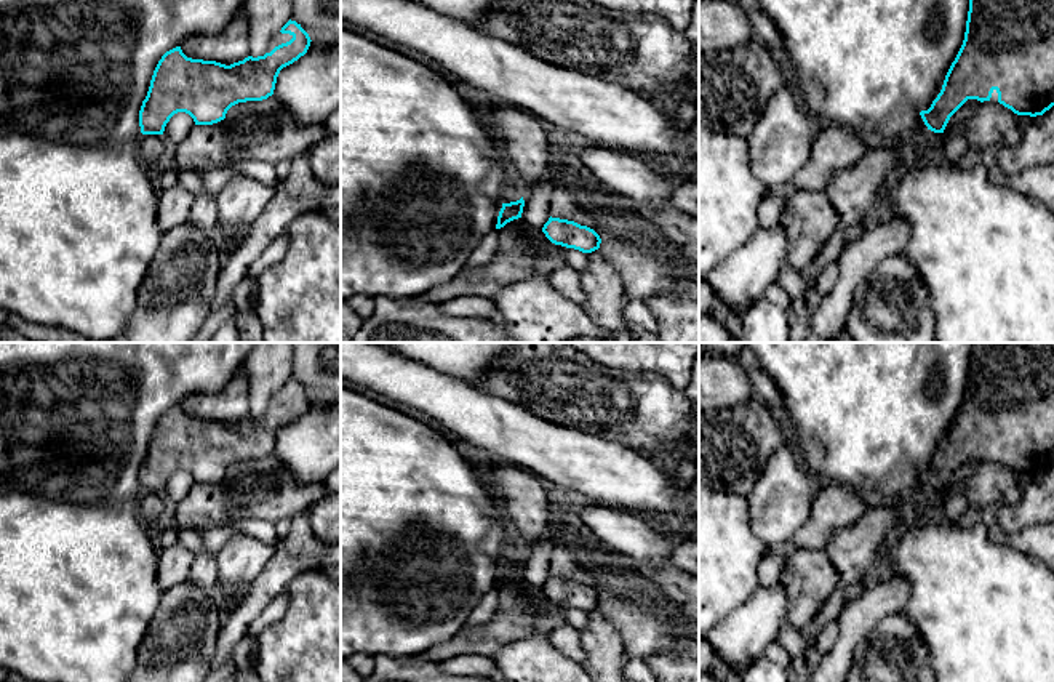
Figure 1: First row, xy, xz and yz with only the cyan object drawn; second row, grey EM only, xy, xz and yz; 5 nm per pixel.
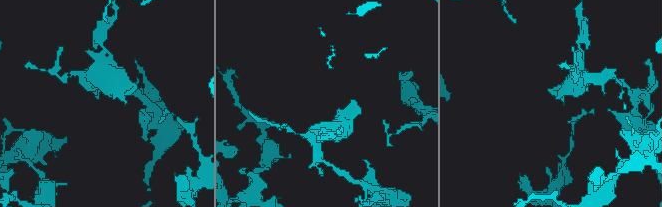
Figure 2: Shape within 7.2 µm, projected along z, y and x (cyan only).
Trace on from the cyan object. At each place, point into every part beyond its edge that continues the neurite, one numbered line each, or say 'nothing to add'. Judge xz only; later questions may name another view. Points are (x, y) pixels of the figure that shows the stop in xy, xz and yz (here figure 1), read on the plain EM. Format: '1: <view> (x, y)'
nothing to add

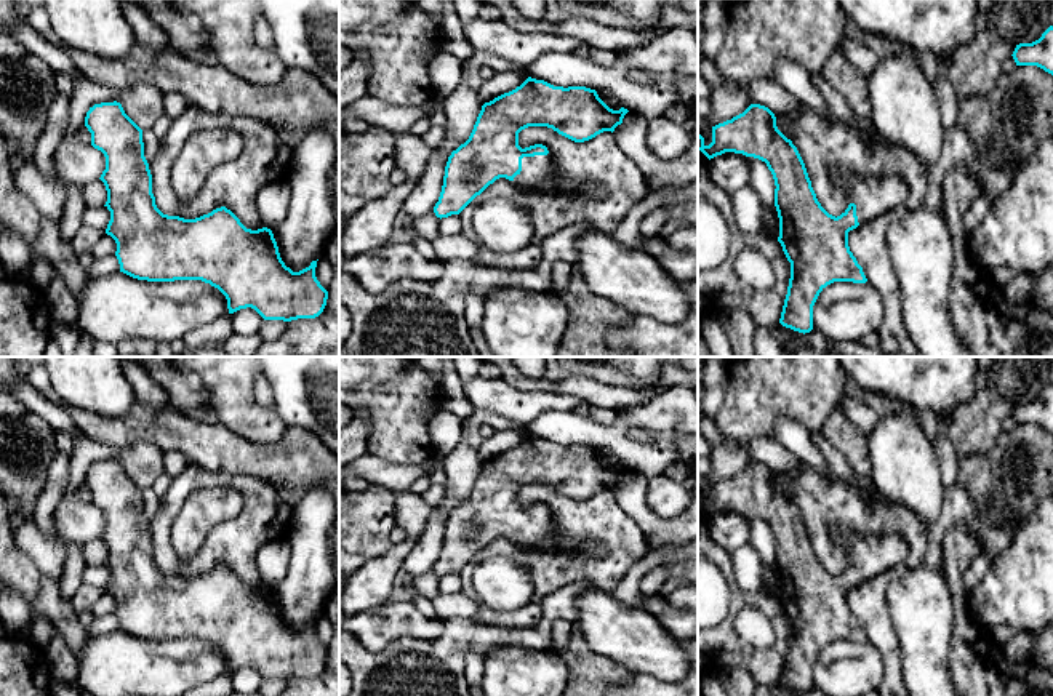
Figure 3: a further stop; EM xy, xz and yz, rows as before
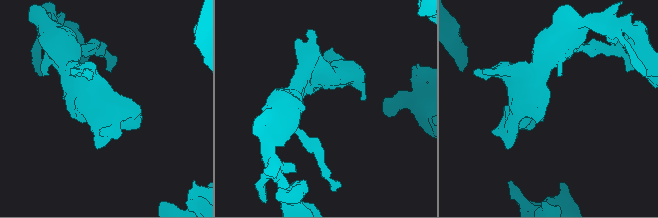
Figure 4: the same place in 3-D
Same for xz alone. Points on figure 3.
1: xz (538, 532)

